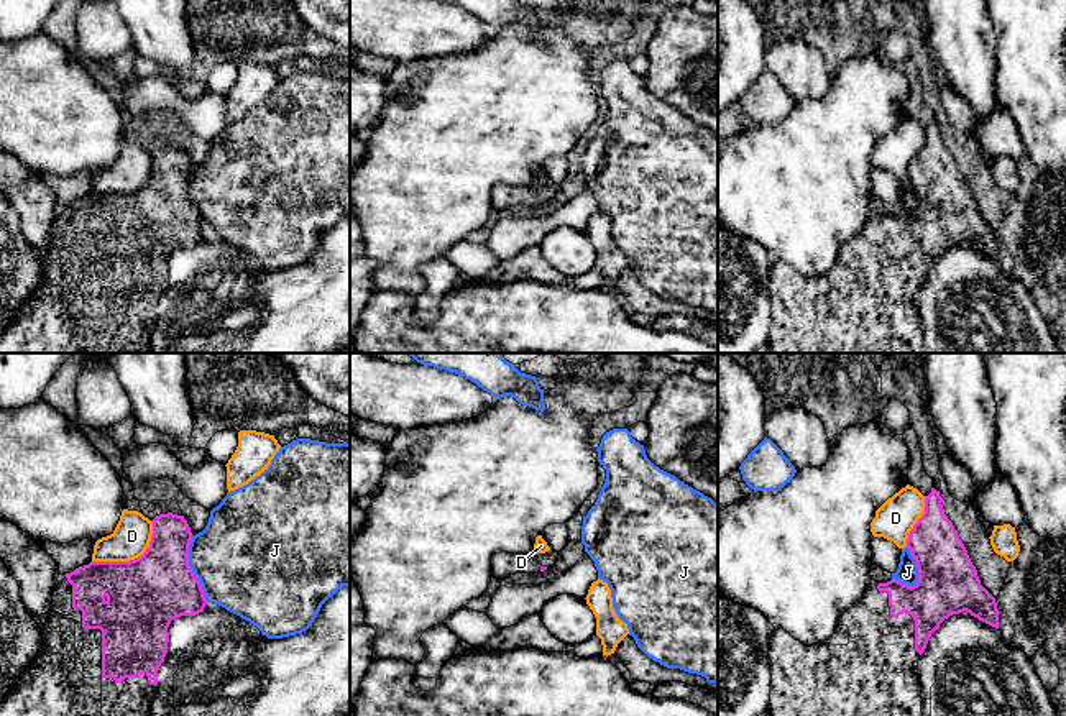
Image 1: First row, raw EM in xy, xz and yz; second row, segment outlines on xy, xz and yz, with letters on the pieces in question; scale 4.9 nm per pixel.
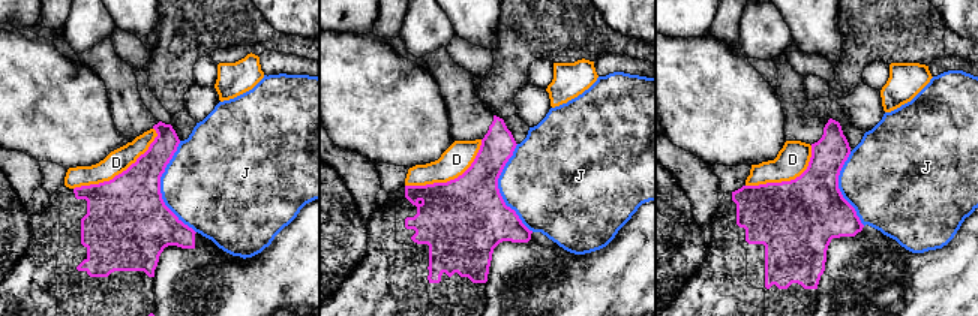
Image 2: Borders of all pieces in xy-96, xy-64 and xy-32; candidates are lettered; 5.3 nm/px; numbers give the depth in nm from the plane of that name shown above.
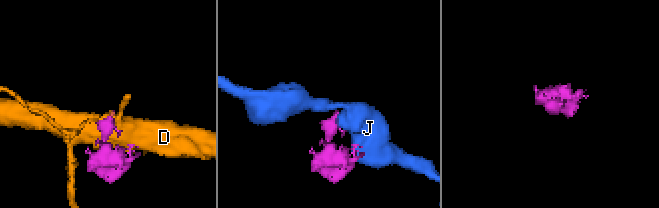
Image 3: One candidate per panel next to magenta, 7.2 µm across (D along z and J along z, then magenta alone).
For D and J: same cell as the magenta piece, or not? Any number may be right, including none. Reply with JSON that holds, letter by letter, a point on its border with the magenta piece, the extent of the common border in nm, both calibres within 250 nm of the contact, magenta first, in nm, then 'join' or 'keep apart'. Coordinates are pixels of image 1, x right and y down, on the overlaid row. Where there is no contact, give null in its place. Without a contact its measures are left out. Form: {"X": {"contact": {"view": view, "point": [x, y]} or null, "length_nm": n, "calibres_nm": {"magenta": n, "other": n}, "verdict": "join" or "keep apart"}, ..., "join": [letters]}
{"D": {"contact": {"view": "xy", "point": [132, 560]}, "length_nm": 360, "calibres_nm": {"magenta": 360, "other": 190}, "verdict": "keep apart"}, "J": {"contact": {"view": "xy", "point": [191, 569]}, "length_nm": 340, "calibres_nm": {"magenta": 360, "other": 460}, "verdict": "keep apart"}, "join": []}

